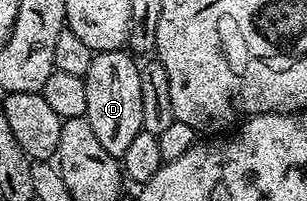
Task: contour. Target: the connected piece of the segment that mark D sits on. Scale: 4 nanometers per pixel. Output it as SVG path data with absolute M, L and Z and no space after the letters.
M130 51L97 52L93 66L85 77L86 120L97 134L97 139L109 154L122 158L125 150L133 143L133 138L143 131L141 118L141 74L140 65L135 64L136 57Z

